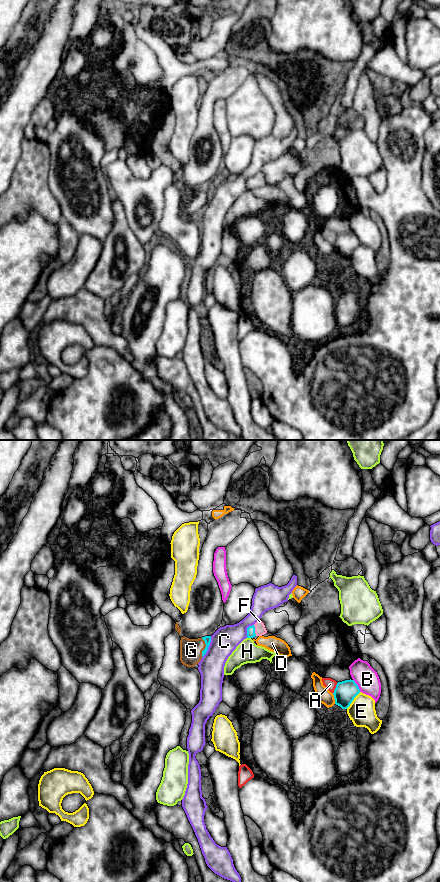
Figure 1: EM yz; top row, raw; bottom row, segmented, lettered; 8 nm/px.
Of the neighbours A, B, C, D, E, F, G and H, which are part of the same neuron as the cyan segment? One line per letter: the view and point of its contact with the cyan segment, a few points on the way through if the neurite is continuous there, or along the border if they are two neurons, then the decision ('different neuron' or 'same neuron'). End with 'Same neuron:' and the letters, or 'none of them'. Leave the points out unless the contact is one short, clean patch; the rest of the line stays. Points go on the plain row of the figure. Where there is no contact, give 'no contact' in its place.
A: yz (335, 240) | different neuron
B: yz (357, 237) | different neuron
C: yz (208, 198) | along yz (211, 188), (208, 201), (202, 209) | different neuron
D: yz (334, 250) | different neuron
E: yz (353, 251) | different neuron
F: yz (254, 182) | across yz (251, 181), (254, 182), (260, 181) | same neuron
G: yz (205, 199) | across yz (207, 191), (205, 199), (191, 202) | same neuron
H: yz (249, 189) | different neuron
Same neuron: F, G

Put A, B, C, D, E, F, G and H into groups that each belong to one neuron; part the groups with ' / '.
A / B / C / D / E / F G / H

